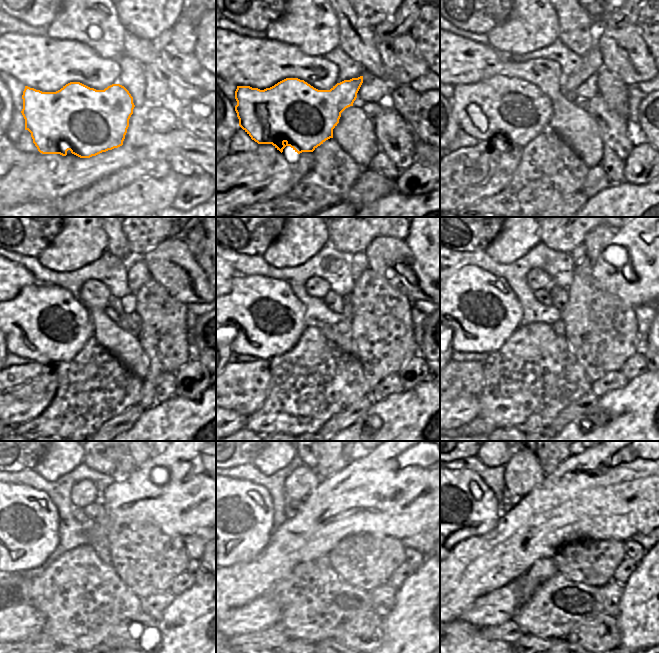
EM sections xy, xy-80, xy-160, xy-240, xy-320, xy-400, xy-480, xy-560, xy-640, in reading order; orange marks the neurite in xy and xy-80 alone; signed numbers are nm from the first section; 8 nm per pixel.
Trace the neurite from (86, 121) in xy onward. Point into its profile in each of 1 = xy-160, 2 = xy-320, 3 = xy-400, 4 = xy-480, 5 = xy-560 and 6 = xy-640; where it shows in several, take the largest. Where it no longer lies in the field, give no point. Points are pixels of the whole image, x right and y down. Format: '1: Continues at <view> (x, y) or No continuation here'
1: Continues at xy-160 (499, 108)
2: Continues at xy-320 (269, 318)
3: Continues at xy-400 (482, 311)
4: Continues at xy-480 (20, 523)
5: Continues at xy-560 (236, 516)
6: Continues at xy-640 (460, 505)

